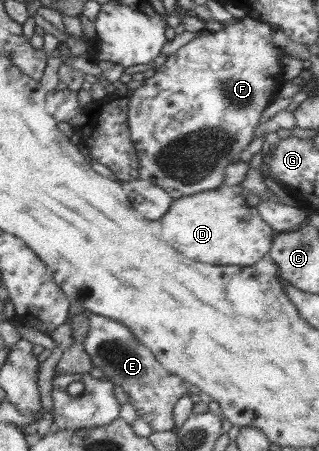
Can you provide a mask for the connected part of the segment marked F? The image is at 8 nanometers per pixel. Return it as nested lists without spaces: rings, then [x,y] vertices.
[[[247,16],[238,20],[237,23],[211,26],[204,35],[196,37],[181,48],[178,48],[176,53],[169,55],[166,62],[156,69],[154,76],[145,78],[145,85],[136,88],[132,96],[128,98],[127,109],[129,136],[133,141],[140,162],[139,180],[145,180],[161,187],[162,190],[165,190],[171,196],[172,200],[223,186],[223,181],[226,179],[224,175],[225,167],[229,166],[232,160],[240,158],[241,152],[252,142],[253,131],[260,123],[261,113],[270,102],[273,102],[279,87],[287,81],[283,76],[281,66],[281,59],[285,56],[284,49],[274,45],[271,40],[271,26],[259,19]]]

